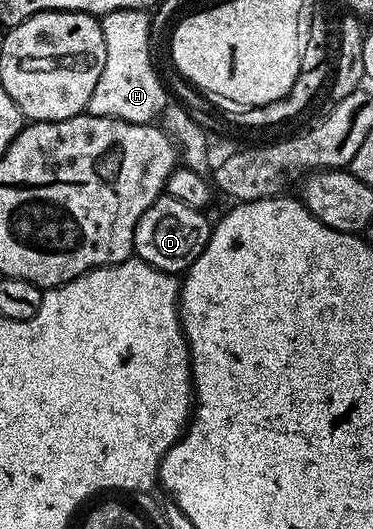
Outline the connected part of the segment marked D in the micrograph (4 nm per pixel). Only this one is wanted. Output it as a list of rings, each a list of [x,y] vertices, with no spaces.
[[[160,196],[137,222],[134,255],[162,272],[186,273],[187,267],[197,262],[211,237],[212,225],[209,220],[207,224],[203,215],[200,209],[186,205],[175,197]]]

